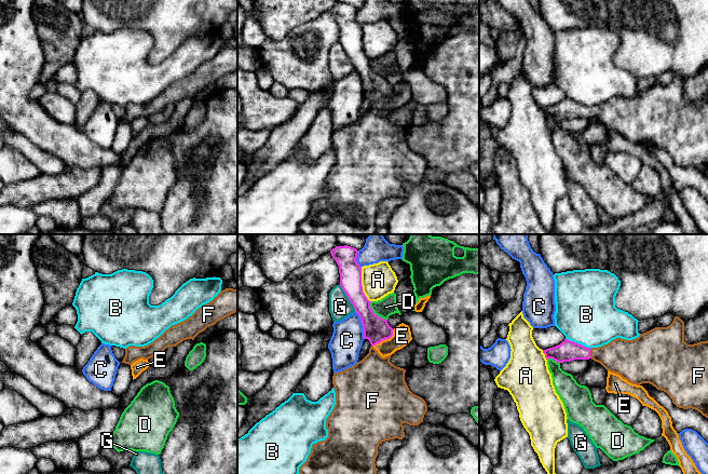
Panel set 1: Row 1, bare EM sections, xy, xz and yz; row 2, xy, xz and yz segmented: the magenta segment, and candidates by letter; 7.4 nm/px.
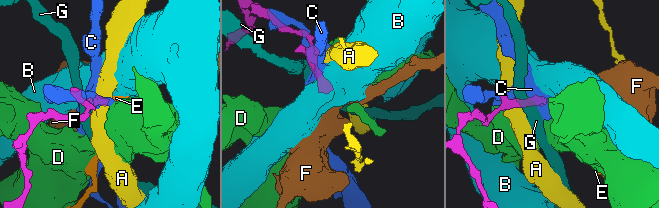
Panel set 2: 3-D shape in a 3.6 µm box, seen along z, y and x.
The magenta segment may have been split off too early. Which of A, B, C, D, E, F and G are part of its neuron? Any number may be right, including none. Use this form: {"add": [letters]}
{"add": ["F"]}

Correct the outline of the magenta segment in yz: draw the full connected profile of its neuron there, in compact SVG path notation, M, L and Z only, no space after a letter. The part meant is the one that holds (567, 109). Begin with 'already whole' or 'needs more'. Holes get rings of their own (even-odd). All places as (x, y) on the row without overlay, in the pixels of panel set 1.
needs more; M675 75L669 84L655 85L632 98L616 96L590 107L564 97L543 111L546 118L553 117L559 122L591 117L632 143L650 141L666 150L677 165L695 167L708 176L708 98L687 103L684 99L684 80L679 75Z

